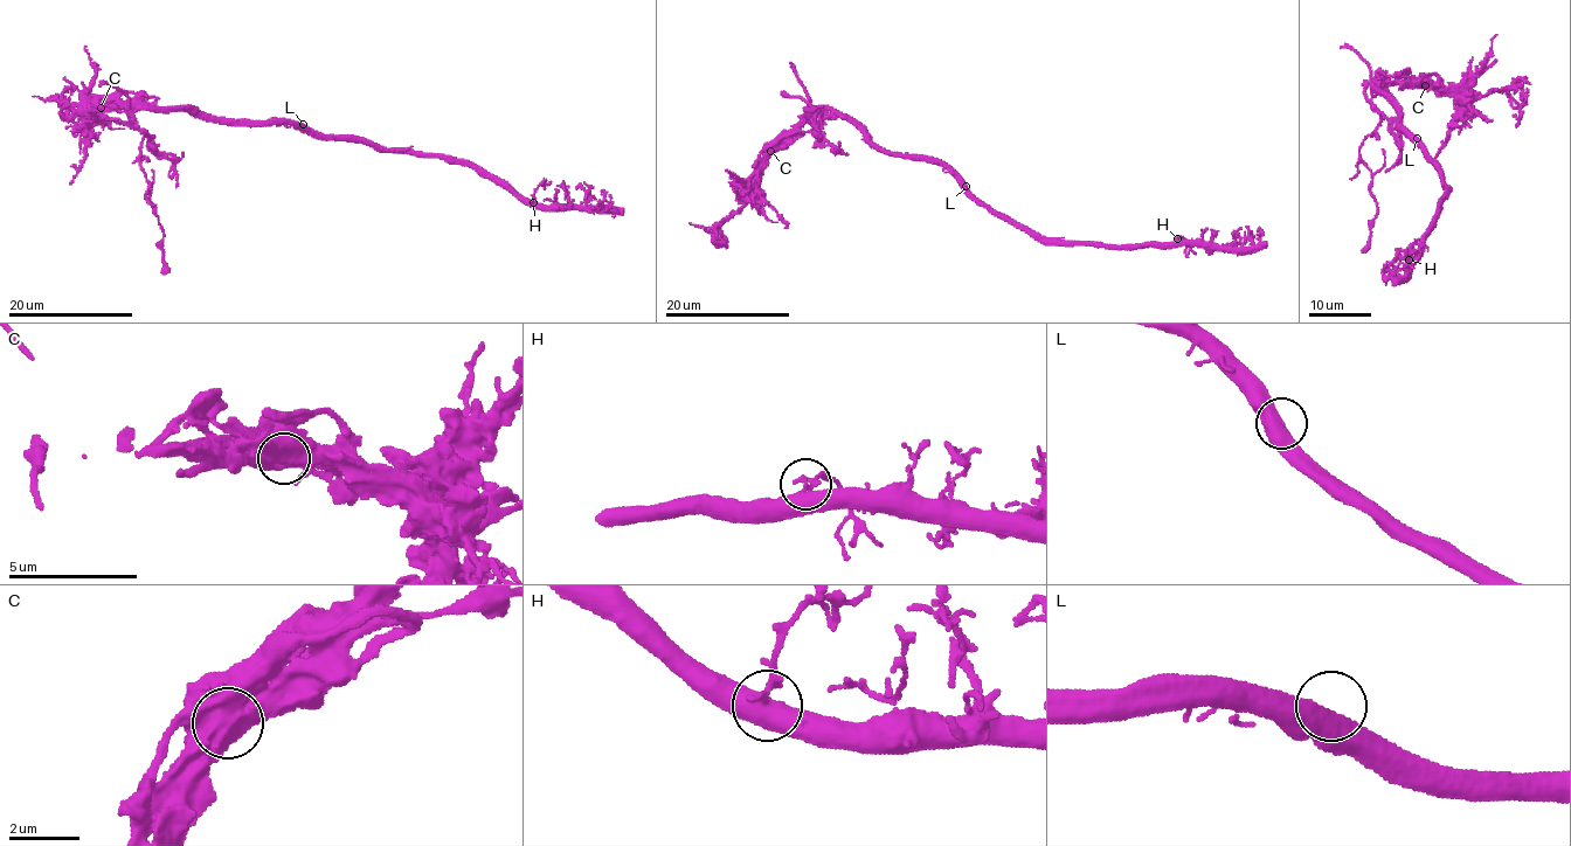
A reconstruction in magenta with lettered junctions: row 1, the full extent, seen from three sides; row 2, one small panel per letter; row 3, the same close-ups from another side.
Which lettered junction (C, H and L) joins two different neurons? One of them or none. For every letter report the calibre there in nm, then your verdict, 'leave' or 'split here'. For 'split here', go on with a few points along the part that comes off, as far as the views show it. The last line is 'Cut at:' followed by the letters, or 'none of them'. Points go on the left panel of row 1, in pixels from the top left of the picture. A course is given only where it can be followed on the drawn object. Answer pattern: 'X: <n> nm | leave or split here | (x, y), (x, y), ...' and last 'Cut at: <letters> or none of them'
C: 800 nm | split here | (101, 106), (113, 99), (119, 102), (145, 136), (138, 161), (153, 213), (164, 231), (166, 274)
H: 320 nm | leave
L: 550 nm | leave
Cut at: C

